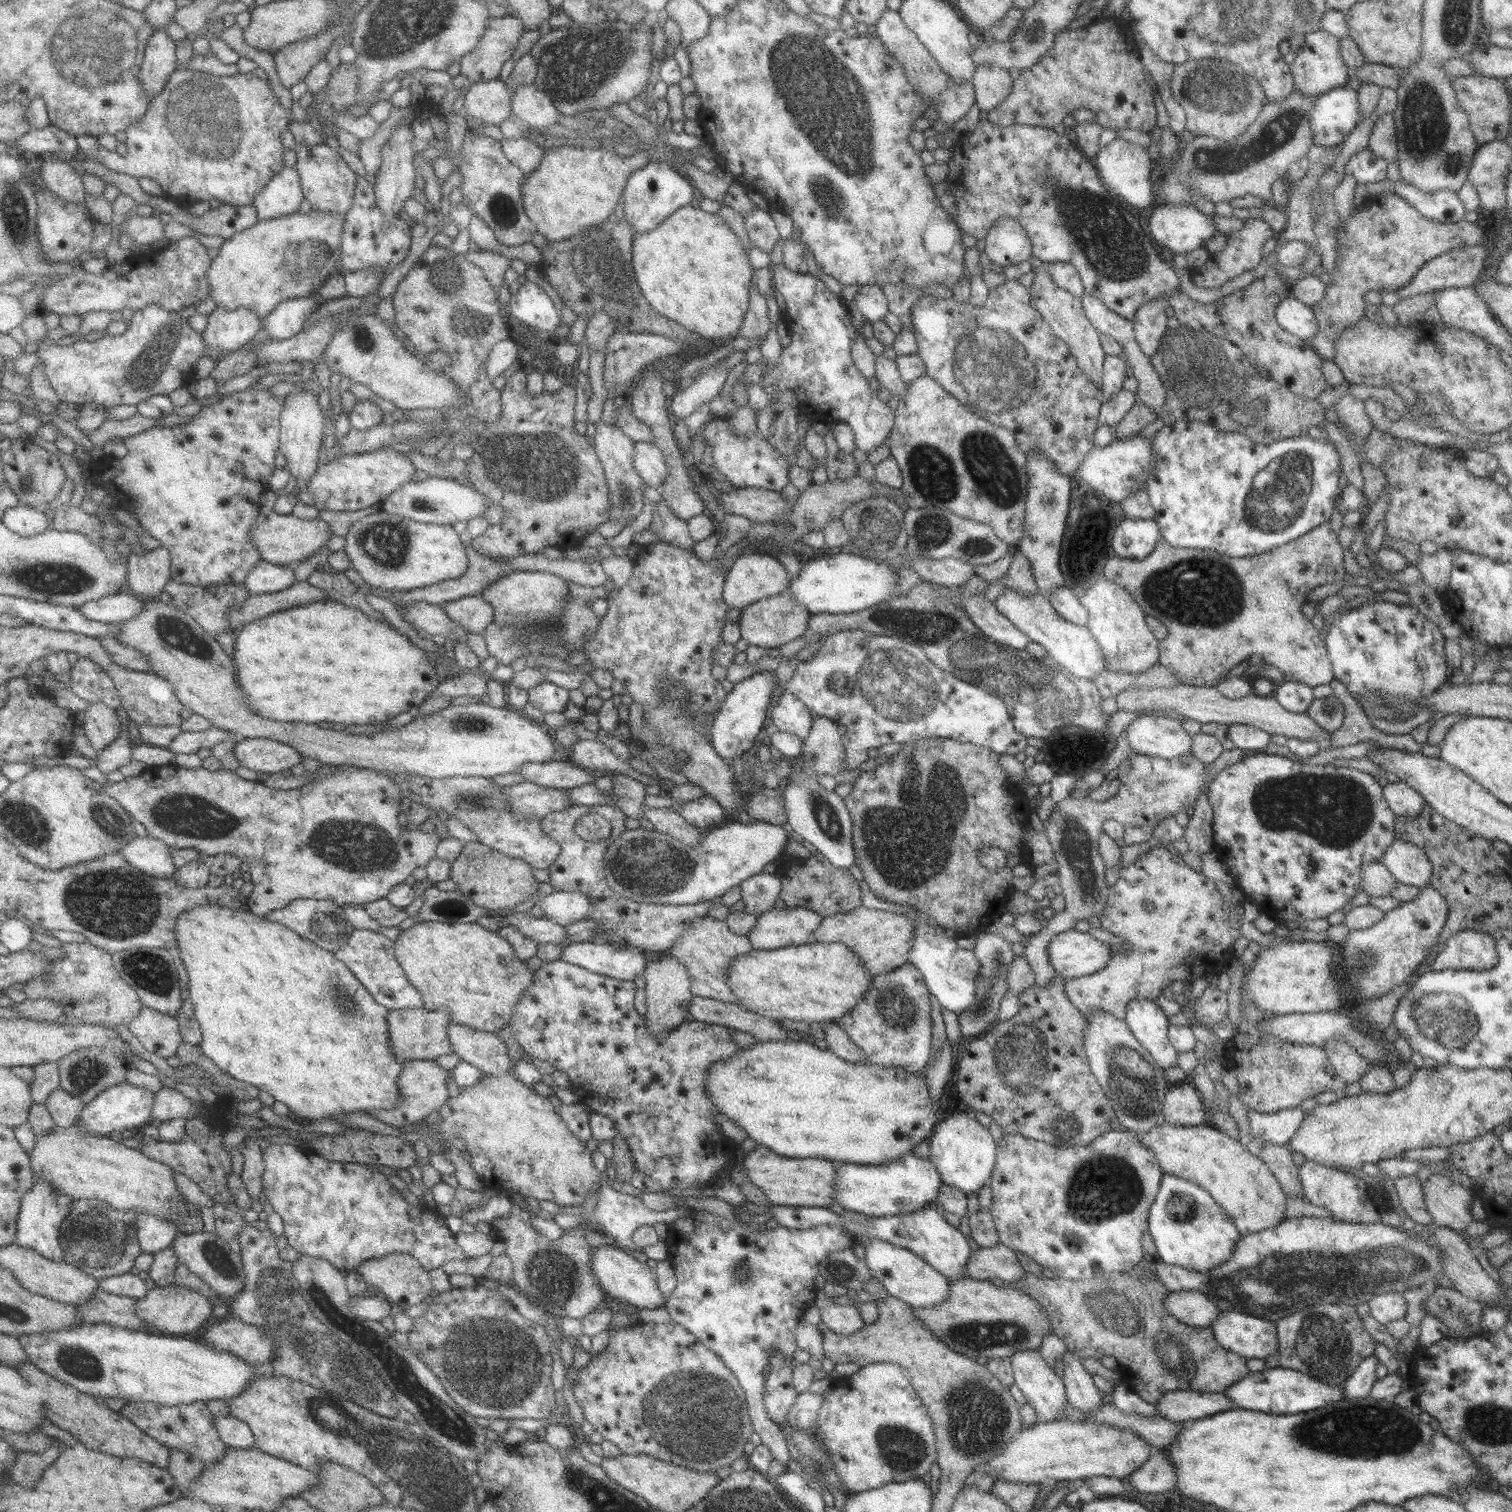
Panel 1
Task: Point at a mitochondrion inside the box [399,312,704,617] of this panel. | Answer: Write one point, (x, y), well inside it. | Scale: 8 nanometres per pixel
(541, 469)

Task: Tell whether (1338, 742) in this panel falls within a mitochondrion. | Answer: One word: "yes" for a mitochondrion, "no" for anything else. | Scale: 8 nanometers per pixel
no

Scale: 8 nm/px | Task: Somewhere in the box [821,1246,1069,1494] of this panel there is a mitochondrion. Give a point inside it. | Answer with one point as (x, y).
(977, 1415)

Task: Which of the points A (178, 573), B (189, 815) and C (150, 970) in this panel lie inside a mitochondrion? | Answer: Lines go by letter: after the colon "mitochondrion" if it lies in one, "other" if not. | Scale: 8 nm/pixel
A: other
B: mitochondrion
C: mitochondrion

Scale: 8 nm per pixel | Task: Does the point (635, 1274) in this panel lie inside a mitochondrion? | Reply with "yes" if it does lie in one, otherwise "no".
no

